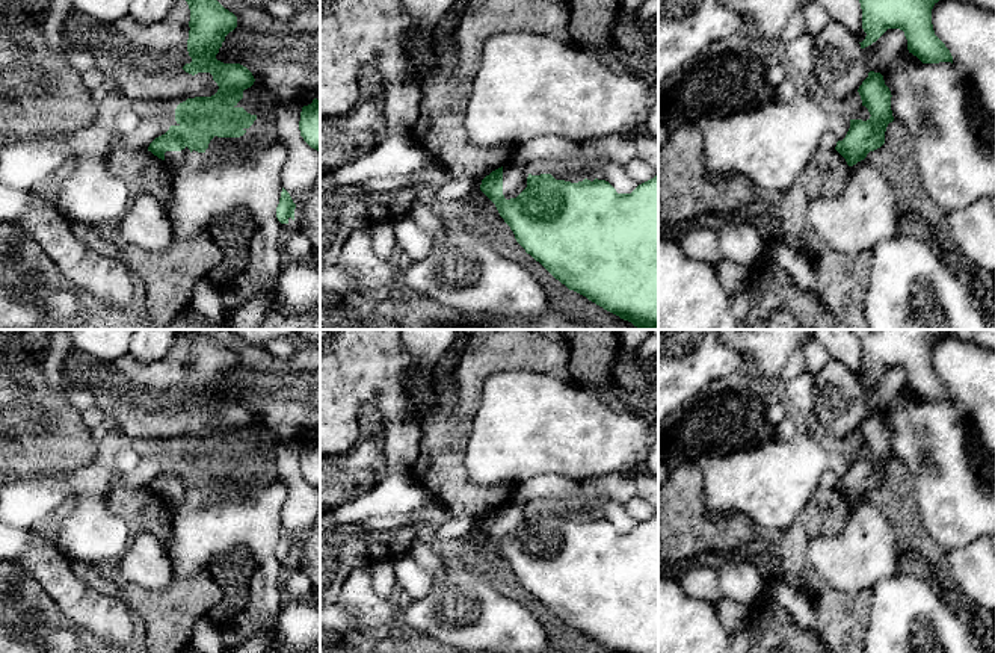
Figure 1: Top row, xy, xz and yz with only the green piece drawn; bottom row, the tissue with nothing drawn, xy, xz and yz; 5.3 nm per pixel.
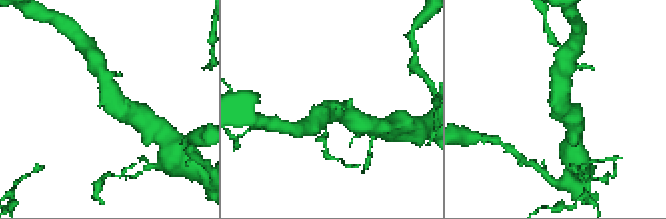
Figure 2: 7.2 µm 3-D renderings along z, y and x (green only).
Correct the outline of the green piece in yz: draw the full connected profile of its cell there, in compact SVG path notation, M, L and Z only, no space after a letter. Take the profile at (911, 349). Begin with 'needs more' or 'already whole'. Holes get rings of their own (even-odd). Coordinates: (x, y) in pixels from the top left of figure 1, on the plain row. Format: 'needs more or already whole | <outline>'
already whole | M852 330L861 342L862 367L867 372L861 382L865 387L888 367L900 367L907 378L907 388L923 402L951 401L953 395L935 373L933 345L954 334L956 330Z

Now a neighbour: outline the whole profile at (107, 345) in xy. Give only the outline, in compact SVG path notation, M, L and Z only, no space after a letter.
M66 330L74 349L86 352L103 363L130 355L136 330Z

